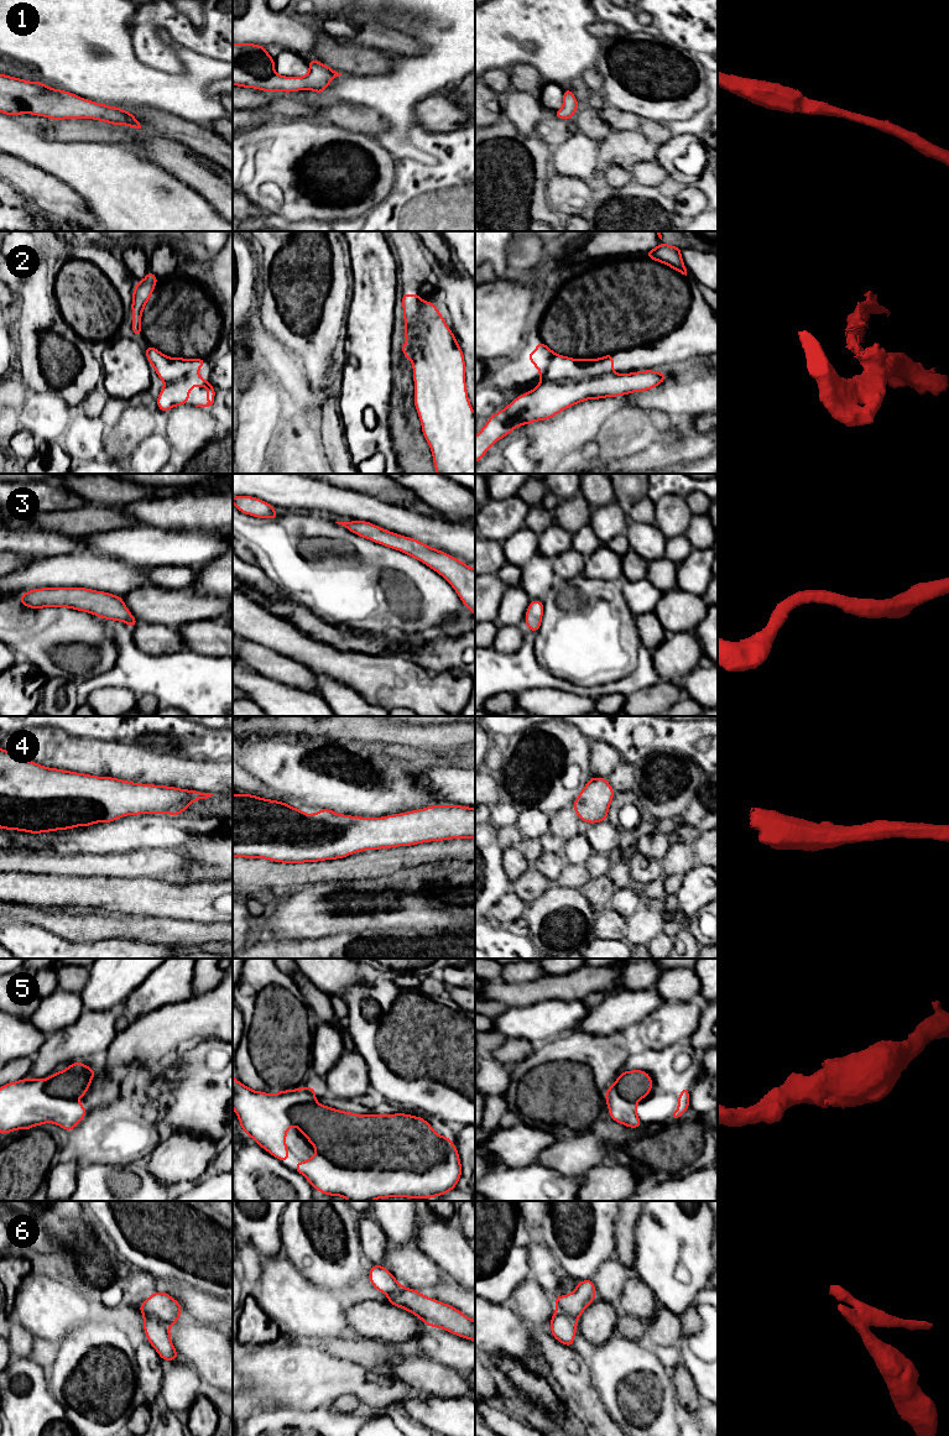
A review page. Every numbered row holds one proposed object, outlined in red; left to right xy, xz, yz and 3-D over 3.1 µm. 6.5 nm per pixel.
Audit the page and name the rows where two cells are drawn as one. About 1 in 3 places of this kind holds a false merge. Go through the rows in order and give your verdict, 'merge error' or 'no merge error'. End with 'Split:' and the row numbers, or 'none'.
1: no merge error
2: merge error
3: no merge error
4: no merge error
5: no merge error
6: merge error
Split: 2, 6

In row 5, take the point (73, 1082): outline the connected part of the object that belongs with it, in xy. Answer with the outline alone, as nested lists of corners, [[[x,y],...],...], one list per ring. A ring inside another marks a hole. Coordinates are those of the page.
[[[77,1061],[66,1070],[57,1071],[48,1079],[22,1079],[0,1087],[0,1134],[7,1134],[17,1129],[31,1129],[43,1123],[54,1123],[71,1132],[88,1114],[88,1111],[78,1098],[89,1091],[97,1070]]]

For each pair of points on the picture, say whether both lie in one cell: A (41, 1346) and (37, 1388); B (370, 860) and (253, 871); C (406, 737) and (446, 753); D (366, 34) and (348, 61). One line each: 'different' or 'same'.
A: different
B: same
C: different
D: different

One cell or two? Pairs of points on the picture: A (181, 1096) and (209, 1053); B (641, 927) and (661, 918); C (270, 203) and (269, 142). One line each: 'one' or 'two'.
A: one
B: one
C: one

